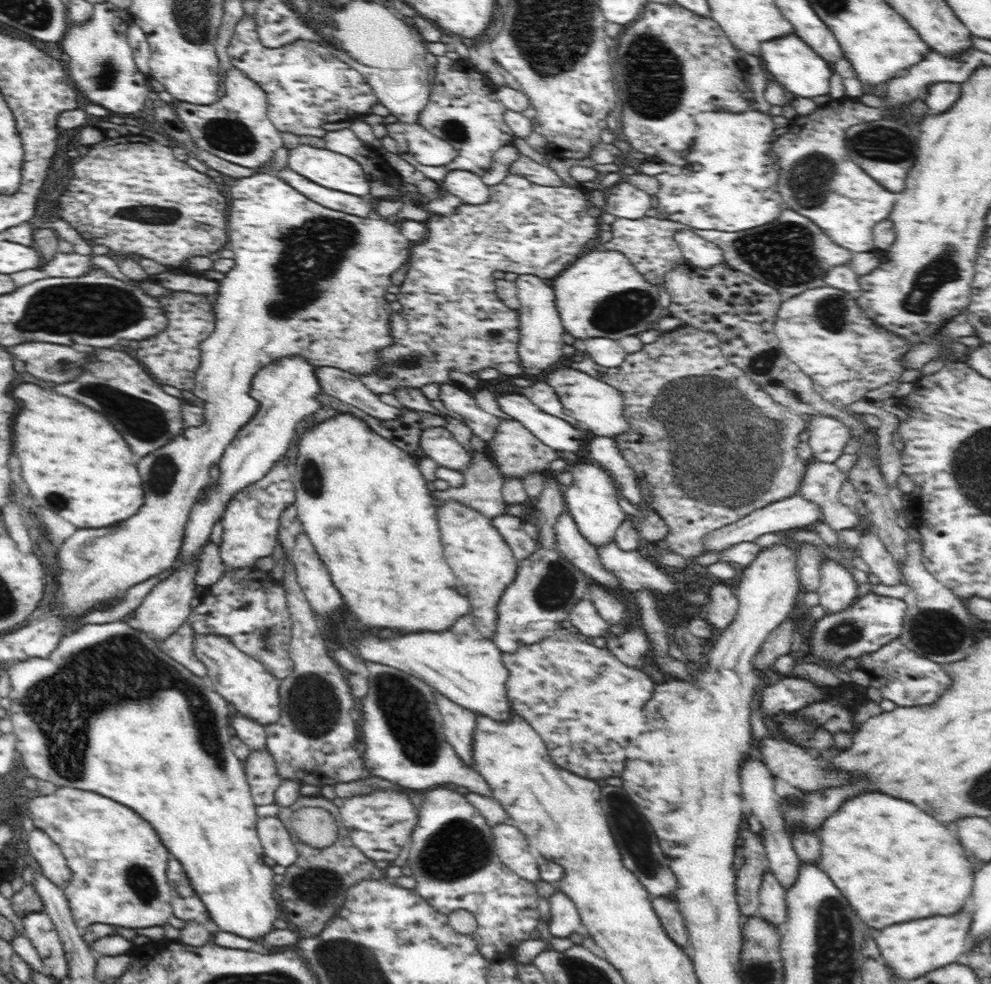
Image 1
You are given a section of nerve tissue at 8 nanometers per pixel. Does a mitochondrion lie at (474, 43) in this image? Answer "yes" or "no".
no

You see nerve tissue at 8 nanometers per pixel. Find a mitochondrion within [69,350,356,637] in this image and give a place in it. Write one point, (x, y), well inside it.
(142, 419)

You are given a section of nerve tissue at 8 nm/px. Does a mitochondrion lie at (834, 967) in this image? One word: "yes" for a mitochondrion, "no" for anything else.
yes

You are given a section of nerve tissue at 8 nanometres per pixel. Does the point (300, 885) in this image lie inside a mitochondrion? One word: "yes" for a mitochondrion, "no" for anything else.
yes

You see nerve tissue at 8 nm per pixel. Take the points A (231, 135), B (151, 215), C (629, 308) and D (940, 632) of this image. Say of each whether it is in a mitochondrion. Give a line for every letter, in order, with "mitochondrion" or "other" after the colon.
A: mitochondrion
B: mitochondrion
C: mitochondrion
D: mitochondrion

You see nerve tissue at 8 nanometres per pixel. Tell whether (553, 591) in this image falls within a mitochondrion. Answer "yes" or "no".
yes

